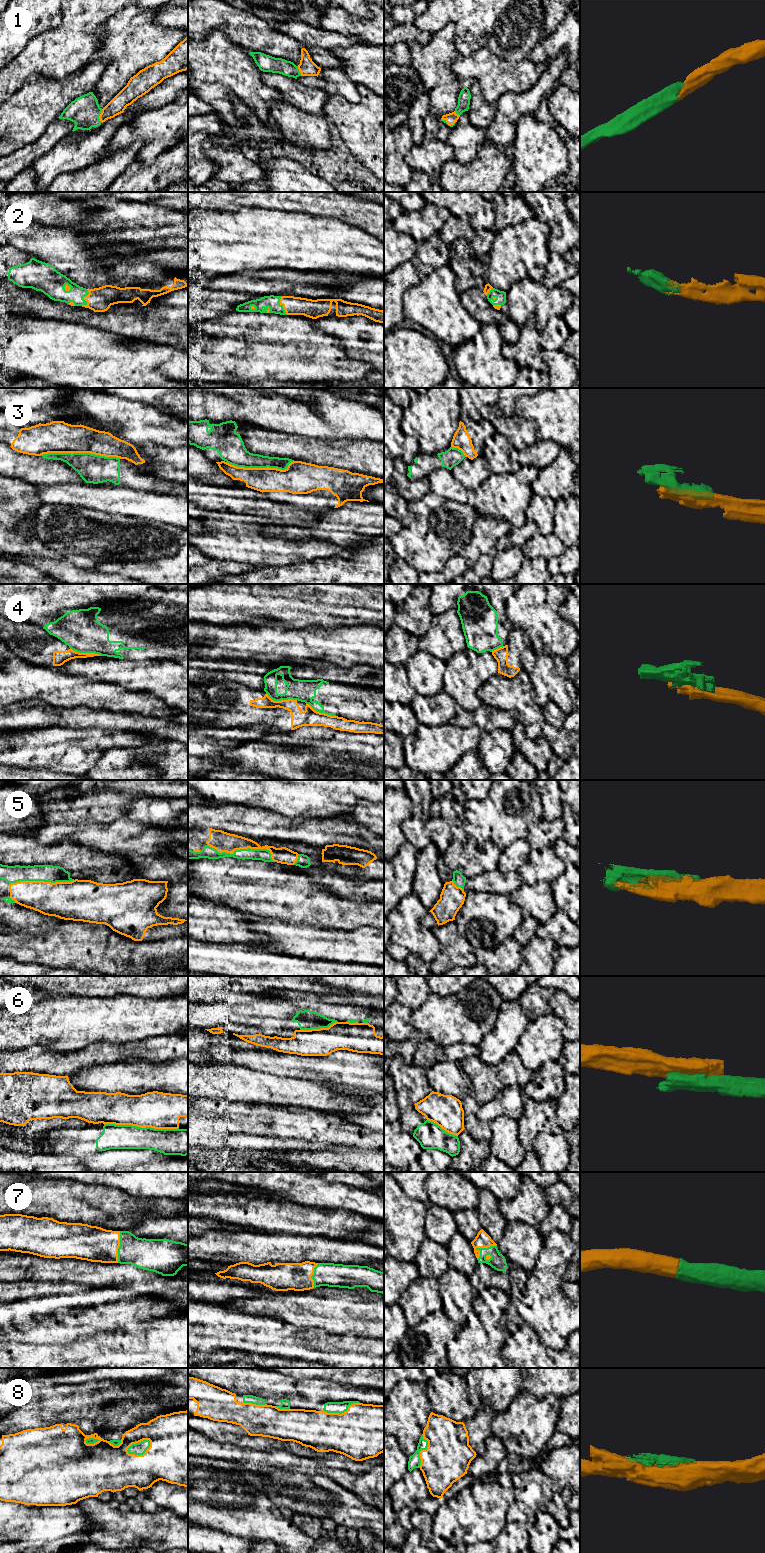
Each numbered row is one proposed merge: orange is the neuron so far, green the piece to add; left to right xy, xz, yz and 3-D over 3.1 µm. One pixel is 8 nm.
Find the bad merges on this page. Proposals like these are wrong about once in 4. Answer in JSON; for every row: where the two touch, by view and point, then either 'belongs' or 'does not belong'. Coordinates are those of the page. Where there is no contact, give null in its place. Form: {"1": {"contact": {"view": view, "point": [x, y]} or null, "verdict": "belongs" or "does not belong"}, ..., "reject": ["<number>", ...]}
{"1": {"contact": {"view": "xy", "point": [99, 116]}, "verdict": "belongs"}, "2": {"contact": {"view": "xy", "point": [83, 298]}, "verdict": "belongs"}, "3": {"contact": {"view": "xy", "point": [80, 452]}, "verdict": "does not belong"}, "4": {"contact": {"view": "xz", "point": [281, 700]}, "verdict": "does not belong"}, "5": {"contact": {"view": "xz", "point": [243, 848]}, "verdict": "belongs"}, "6": {"contact": {"view": "xy", "point": [141, 1127]}, "verdict": "does not belong"}, "7": {"contact": {"view": "yz", "point": [482, 1247]}, "verdict": "belongs"}, "8": {"contact": {"view": "xy", "point": [138, 1442]}, "verdict": "does not belong"}, "reject": ["3", "4", "6", "8"]}

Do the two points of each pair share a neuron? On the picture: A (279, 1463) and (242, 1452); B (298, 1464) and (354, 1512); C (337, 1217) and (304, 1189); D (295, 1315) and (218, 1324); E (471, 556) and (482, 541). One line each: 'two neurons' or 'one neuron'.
A: one neuron
B: two neurons
C: two neurons
D: two neurons
E: one neuron

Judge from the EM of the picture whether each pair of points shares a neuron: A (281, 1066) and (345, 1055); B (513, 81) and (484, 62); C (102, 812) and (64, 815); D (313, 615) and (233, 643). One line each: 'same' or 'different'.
A: same
B: same
C: same
D: different

